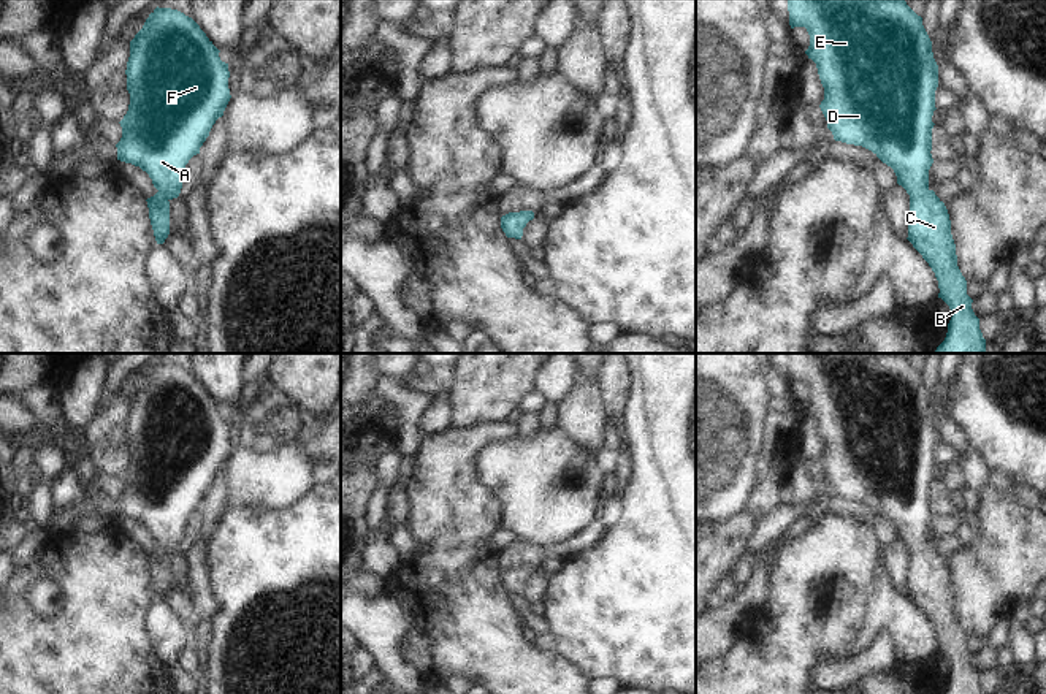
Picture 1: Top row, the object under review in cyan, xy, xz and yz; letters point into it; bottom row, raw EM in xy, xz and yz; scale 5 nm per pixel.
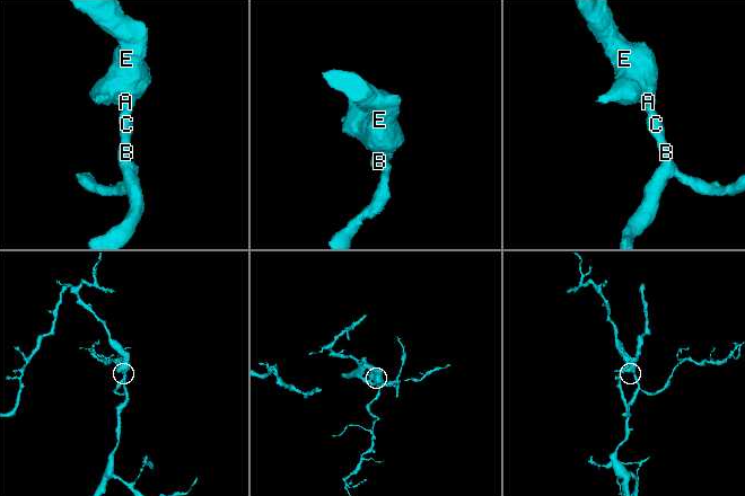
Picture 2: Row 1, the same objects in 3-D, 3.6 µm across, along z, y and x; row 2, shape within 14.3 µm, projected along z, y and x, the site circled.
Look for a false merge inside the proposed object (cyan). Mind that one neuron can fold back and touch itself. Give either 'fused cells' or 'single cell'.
single cell

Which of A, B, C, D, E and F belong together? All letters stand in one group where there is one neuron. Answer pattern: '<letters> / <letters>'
A B C D E F

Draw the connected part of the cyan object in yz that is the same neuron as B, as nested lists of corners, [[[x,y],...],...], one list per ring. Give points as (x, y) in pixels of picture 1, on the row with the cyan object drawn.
[[[788,0],[789,25],[805,27],[810,46],[805,51],[816,63],[824,100],[819,108],[835,141],[862,146],[891,166],[897,184],[910,195],[908,241],[929,263],[938,280],[938,298],[951,309],[951,320],[945,341],[933,353],[986,353],[986,339],[979,330],[979,318],[972,309],[973,299],[967,295],[967,280],[957,266],[956,244],[951,235],[951,220],[945,203],[929,189],[932,158],[932,116],[935,90],[938,87],[938,65],[933,59],[932,41],[918,16],[905,0]]]

